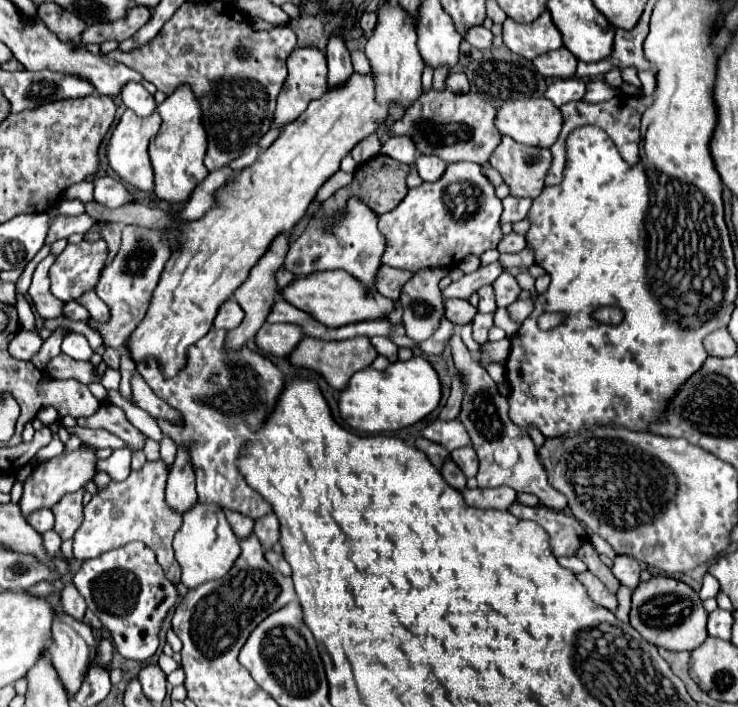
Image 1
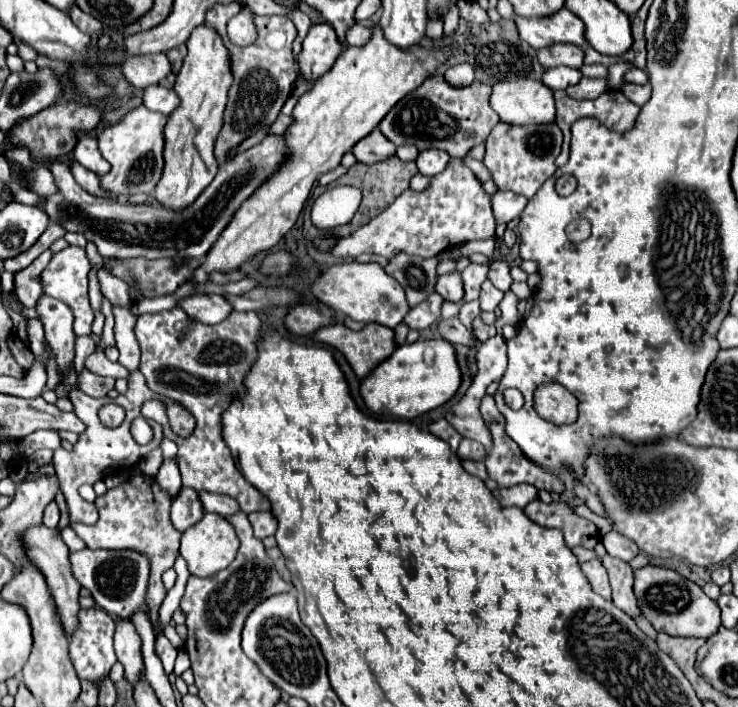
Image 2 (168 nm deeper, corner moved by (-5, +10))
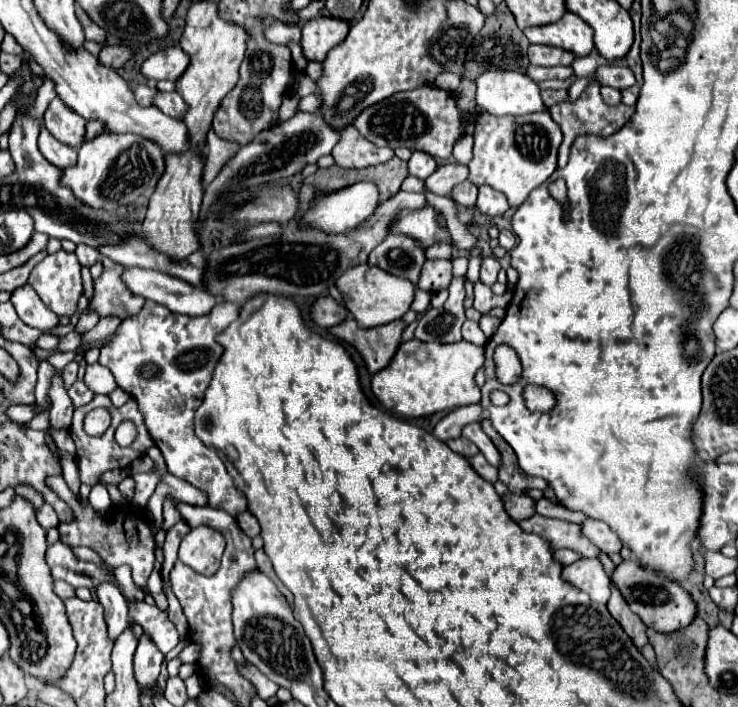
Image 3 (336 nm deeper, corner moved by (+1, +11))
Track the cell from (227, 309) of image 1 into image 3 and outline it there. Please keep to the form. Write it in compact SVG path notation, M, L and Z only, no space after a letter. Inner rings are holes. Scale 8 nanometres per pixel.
M128 266L122 272L122 280L134 294L162 304L178 314L206 314L216 304L214 296L206 296L202 288L158 270Z

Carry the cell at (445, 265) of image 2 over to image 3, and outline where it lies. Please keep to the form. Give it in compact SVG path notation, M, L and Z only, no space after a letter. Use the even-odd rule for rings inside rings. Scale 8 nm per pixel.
M436 244L425 251L425 256L429 260L433 259L447 259L451 260L451 245Z

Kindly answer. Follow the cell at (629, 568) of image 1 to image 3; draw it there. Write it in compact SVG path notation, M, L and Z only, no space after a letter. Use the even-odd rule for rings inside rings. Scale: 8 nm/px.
M586 518L580 524L580 532L582 536L586 536L590 542L594 542L602 552L612 554L612 552L620 552L622 542L618 540L618 536L612 532L612 528L600 520L594 518Z

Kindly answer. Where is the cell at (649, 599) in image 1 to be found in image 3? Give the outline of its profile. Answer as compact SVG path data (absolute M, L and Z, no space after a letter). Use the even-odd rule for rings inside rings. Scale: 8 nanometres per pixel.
M626 560L626 562L618 564L616 570L612 572L610 580L620 590L620 594L628 602L630 610L636 616L640 616L640 620L648 628L652 628L656 632L674 632L674 630L690 624L690 620L694 620L694 616L696 616L696 604L690 598L690 594L686 590L682 590L680 584L674 584L674 582L666 580L664 576L654 576L654 572L644 570L636 560Z

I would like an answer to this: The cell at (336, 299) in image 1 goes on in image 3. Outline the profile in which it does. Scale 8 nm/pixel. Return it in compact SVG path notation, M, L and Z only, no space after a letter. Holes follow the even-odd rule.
M360 264L358 268L350 268L350 272L344 272L336 284L344 296L346 308L362 328L376 328L402 318L410 310L416 290L416 284L412 284L410 280L388 274L382 268L370 264Z

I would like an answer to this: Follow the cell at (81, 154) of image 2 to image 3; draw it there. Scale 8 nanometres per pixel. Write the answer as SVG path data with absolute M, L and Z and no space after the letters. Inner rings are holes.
M54 98L46 112L44 112L44 126L50 130L50 134L58 140L62 140L64 144L82 144L82 136L84 136L84 126L86 120L82 120L82 116L78 116L76 112L72 112L60 98Z

